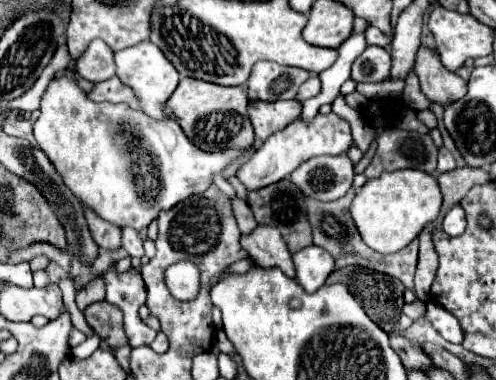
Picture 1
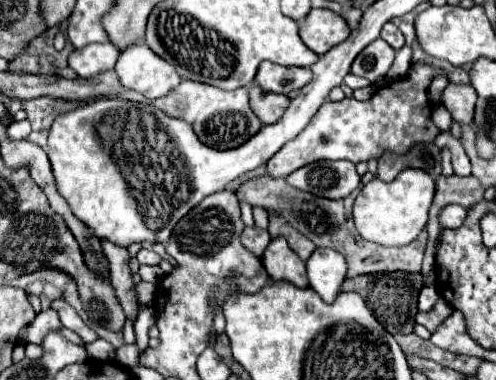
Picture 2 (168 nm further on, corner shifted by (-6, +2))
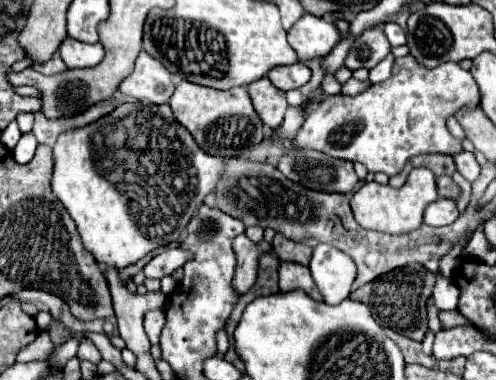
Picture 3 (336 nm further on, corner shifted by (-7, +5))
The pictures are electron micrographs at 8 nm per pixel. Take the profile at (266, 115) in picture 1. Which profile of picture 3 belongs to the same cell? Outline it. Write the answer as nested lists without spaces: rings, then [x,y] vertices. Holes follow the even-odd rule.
[[[267,76],[251,82],[247,86],[247,92],[265,126],[275,128],[275,126],[279,126],[279,122],[283,122],[283,114],[287,108],[285,92],[277,90]]]

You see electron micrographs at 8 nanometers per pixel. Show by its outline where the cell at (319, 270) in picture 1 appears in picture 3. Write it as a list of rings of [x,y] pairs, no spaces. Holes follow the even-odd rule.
[[[315,246],[309,268],[327,304],[339,304],[351,294],[351,284],[357,274],[355,262],[335,246]]]

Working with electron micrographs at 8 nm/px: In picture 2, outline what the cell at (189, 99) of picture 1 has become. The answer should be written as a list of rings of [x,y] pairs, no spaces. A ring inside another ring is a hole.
[[[182,81],[176,89],[172,89],[166,97],[160,97],[152,101],[154,107],[164,111],[168,117],[182,119],[192,125],[198,139],[214,149],[234,149],[236,145],[242,145],[248,141],[258,129],[262,129],[262,123],[252,113],[248,105],[248,89],[240,87],[236,91],[222,91],[212,85],[196,83],[196,81]]]

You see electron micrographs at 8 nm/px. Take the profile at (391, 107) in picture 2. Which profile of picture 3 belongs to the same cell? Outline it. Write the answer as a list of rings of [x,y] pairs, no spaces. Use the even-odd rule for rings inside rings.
[[[411,54],[397,58],[393,64],[391,78],[369,86],[365,92],[357,96],[327,96],[321,100],[311,114],[307,116],[307,122],[303,122],[299,134],[293,138],[293,150],[317,150],[331,154],[333,158],[343,158],[351,162],[361,162],[367,166],[369,172],[385,172],[387,176],[393,176],[403,170],[405,162],[419,154],[429,152],[441,152],[441,154],[455,154],[461,148],[461,140],[449,134],[445,120],[453,116],[463,106],[477,106],[479,104],[479,90],[471,76],[471,72],[463,70],[457,62],[443,62],[435,68],[427,68],[419,64]]]

